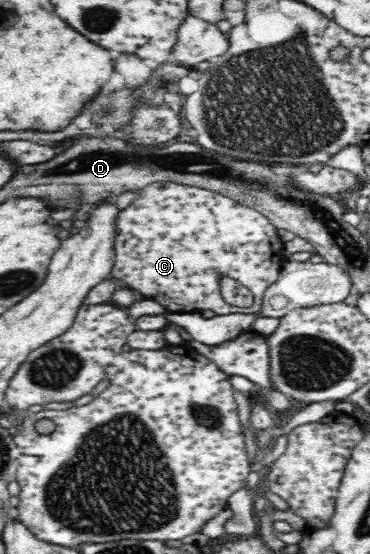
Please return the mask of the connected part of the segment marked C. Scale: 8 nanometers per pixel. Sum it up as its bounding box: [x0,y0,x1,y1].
[110,180,285,315]

